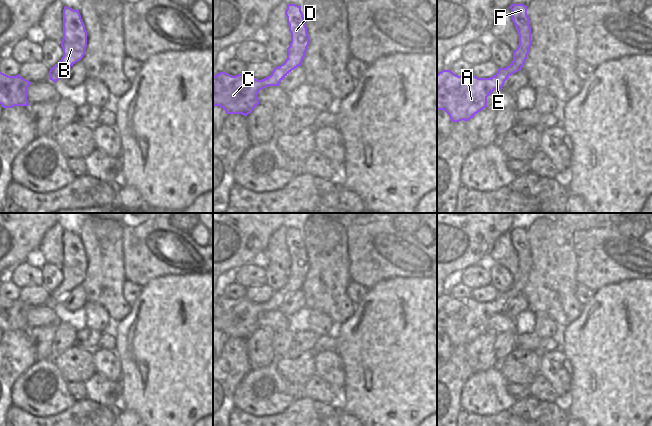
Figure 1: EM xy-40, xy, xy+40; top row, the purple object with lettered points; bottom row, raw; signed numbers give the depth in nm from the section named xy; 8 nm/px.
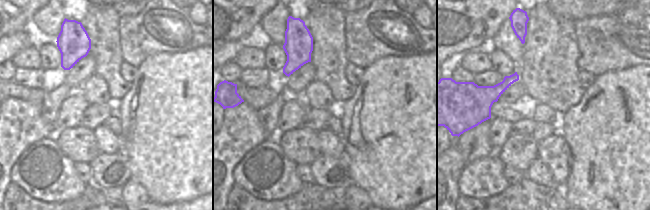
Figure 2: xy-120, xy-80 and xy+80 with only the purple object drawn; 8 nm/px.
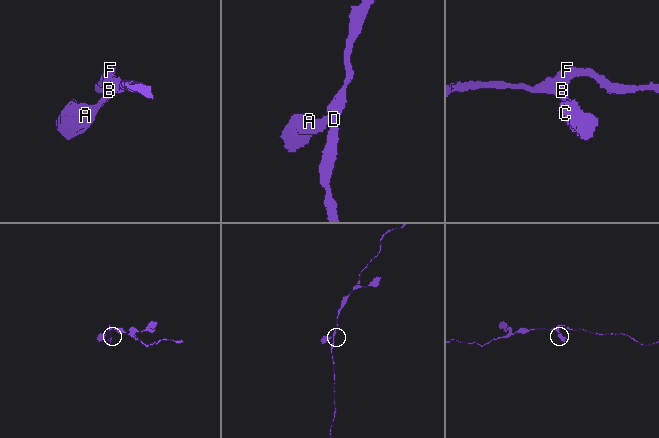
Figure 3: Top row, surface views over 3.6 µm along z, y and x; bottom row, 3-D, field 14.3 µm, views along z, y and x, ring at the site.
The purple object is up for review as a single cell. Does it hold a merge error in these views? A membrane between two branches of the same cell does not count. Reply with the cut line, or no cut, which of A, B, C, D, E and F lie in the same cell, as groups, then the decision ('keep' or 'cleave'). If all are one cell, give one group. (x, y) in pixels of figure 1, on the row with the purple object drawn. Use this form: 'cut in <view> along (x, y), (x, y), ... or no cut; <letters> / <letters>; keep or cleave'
no cut; A B C D E F; keep

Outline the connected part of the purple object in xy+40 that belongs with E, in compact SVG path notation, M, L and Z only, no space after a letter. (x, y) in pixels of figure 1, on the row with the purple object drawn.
M512 4L511 19L519 35L519 45L513 52L513 61L506 68L499 68L490 78L478 78L472 74L454 74L451 70L442 70L437 74L437 110L444 110L452 122L468 121L478 112L487 107L487 97L494 90L501 90L505 81L514 73L520 71L527 59L531 47L531 27L527 15L527 6Z

